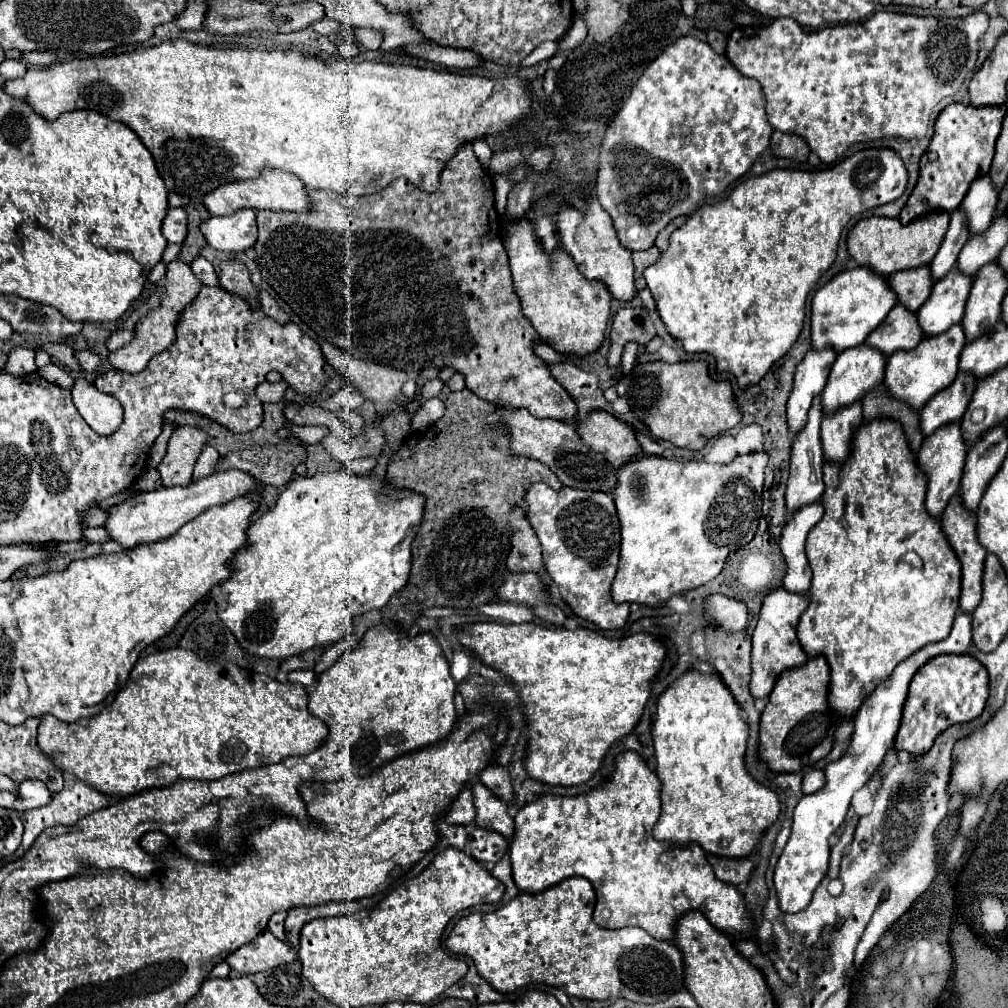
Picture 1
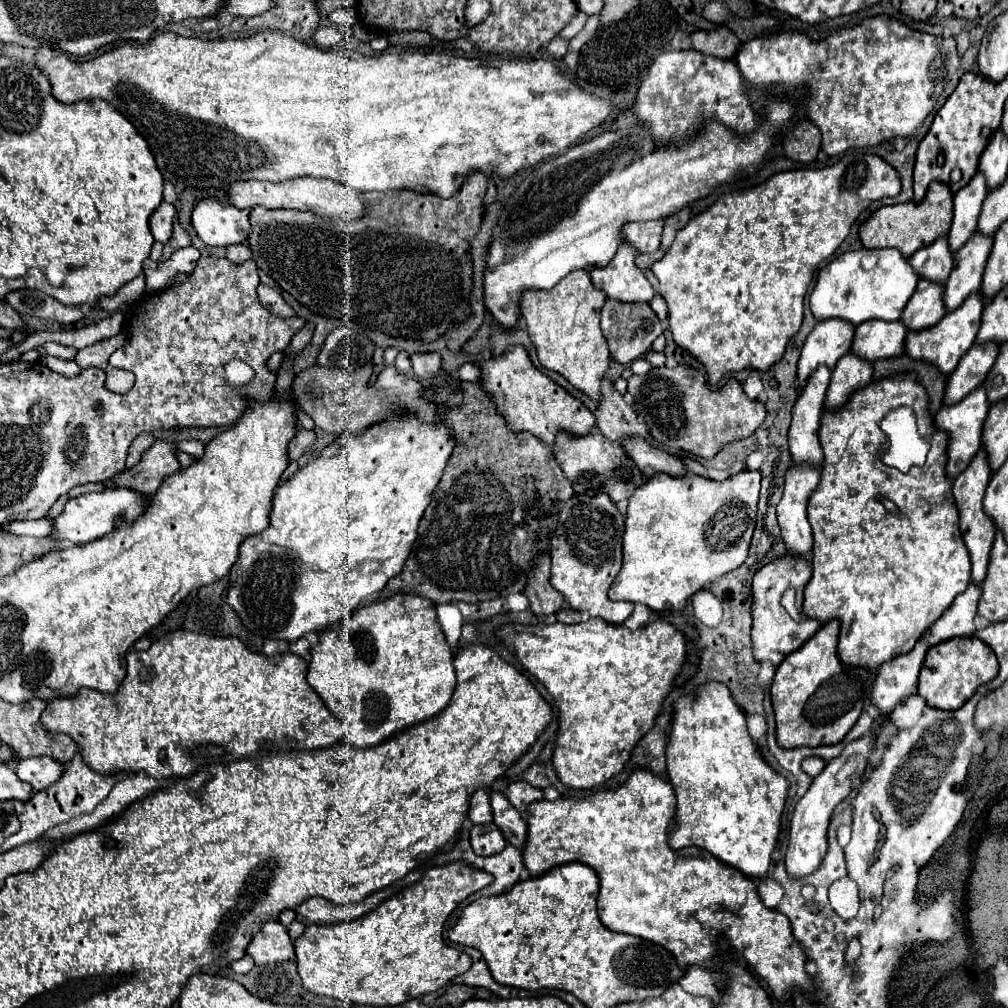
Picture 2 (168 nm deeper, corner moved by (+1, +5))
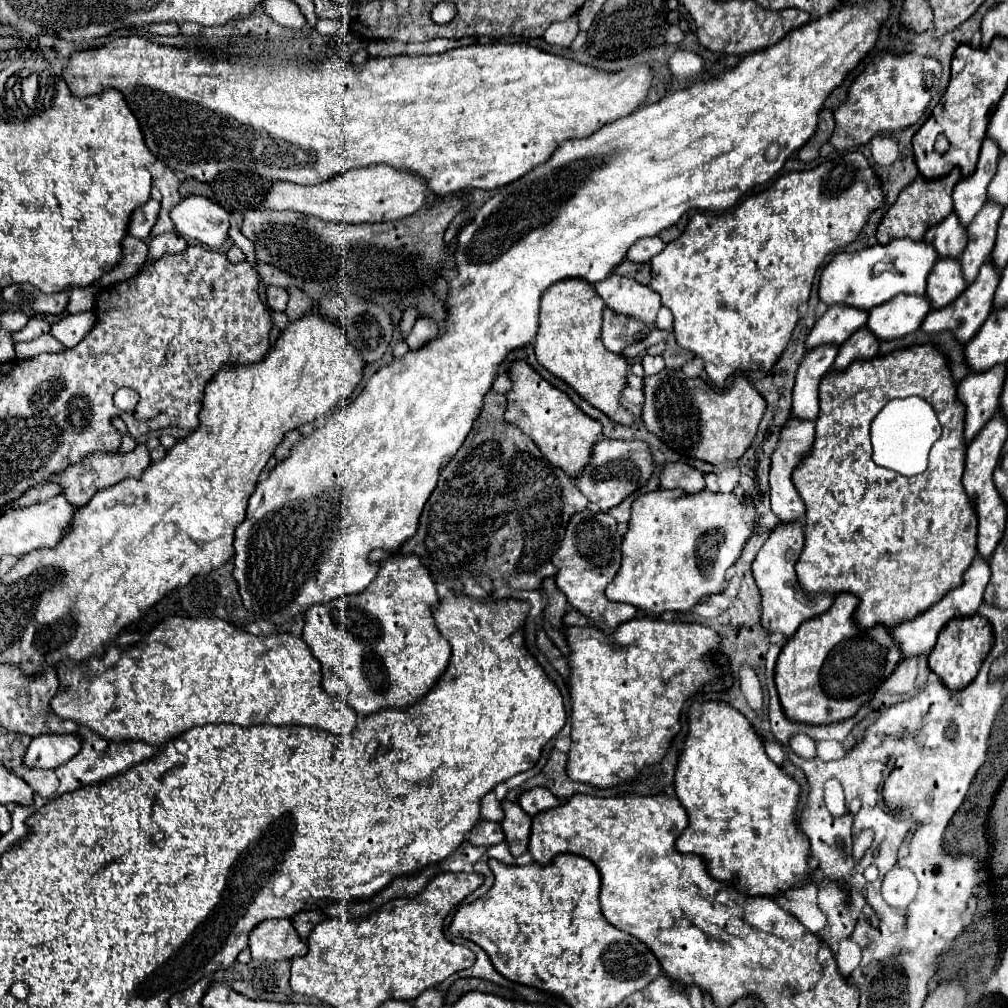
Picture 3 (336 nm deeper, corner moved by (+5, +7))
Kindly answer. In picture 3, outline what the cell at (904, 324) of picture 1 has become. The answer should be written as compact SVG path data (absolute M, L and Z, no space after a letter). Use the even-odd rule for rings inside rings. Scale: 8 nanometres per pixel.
M937 260L929 278L925 298L931 302L933 310L945 308L965 290L965 280L961 276L959 260Z

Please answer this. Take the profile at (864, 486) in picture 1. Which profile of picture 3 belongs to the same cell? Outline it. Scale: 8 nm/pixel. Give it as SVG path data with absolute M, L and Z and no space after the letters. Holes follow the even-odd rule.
M931 344L913 346L913 348L907 348L907 350L895 350L895 352L887 354L887 356L883 356L883 358L873 358L873 360L865 360L865 362L859 360L859 362L853 362L845 372L837 372L837 374L829 372L827 378L823 378L823 382L819 386L819 418L815 422L815 444L813 444L811 454L805 458L803 466L799 466L793 472L795 488L799 490L799 496L803 498L805 508L807 508L805 550L803 550L803 554L799 558L799 564L797 564L797 578L799 578L799 586L803 588L803 592L807 592L807 594L841 594L841 592L853 594L853 596L859 598L857 612L853 616L857 628L867 630L867 628L873 628L873 626L881 624L883 628L893 630L895 626L899 626L899 622L913 620L917 614L923 614L925 610L935 606L949 590L963 584L963 574L971 566L973 558L977 556L977 550L975 550L977 520L975 520L975 512L973 512L971 502L969 502L969 498L967 498L967 494L963 490L963 484L961 484L963 464L965 464L965 446L967 446L965 440L963 440L963 416L965 416L965 410L955 398L955 388L953 388L953 378L951 378L949 366L947 366L945 358ZM907 396L921 396L923 400L931 402L939 422L943 422L943 438L939 438L939 442L933 444L927 470L923 474L911 476L911 478L905 478L905 476L901 476L901 474L897 474L893 470L885 470L885 468L877 466L871 460L871 442L869 442L871 418L875 418L875 414L879 414L879 410L891 398L907 398Z

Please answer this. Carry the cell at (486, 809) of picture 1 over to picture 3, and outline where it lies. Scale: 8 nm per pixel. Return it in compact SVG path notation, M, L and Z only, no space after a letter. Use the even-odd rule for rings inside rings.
M503 800L501 808L505 814L501 826L505 832L505 840L509 844L509 850L513 856L521 856L527 852L531 818L529 818L529 814L525 814L521 810L521 806L517 802L511 802L511 800Z

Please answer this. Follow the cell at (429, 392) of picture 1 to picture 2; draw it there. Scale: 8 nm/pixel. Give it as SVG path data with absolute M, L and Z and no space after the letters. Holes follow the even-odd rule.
M417 352L411 356L413 372L417 374L419 380L433 378L441 370L441 354L439 352Z

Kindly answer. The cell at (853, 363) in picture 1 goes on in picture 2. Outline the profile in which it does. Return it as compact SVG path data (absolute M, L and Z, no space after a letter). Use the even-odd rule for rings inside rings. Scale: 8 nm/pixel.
M867 320L867 324L857 326L851 352L871 362L893 358L905 350L905 336L907 328L903 328L901 320Z

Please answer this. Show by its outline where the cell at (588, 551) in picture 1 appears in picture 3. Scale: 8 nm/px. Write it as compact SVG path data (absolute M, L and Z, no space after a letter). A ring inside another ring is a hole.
M581 510L573 514L565 528L561 546L551 562L559 570L555 576L555 584L559 592L567 596L567 602L573 608L577 608L593 622L599 622L599 626L603 626L605 632L613 632L617 624L637 616L637 610L631 604L621 604L621 602L617 604L607 600L605 596L607 584L615 578L621 566L621 534L617 532L617 520L607 512L597 512L595 516L591 510ZM595 518L597 518L597 530L595 530Z

